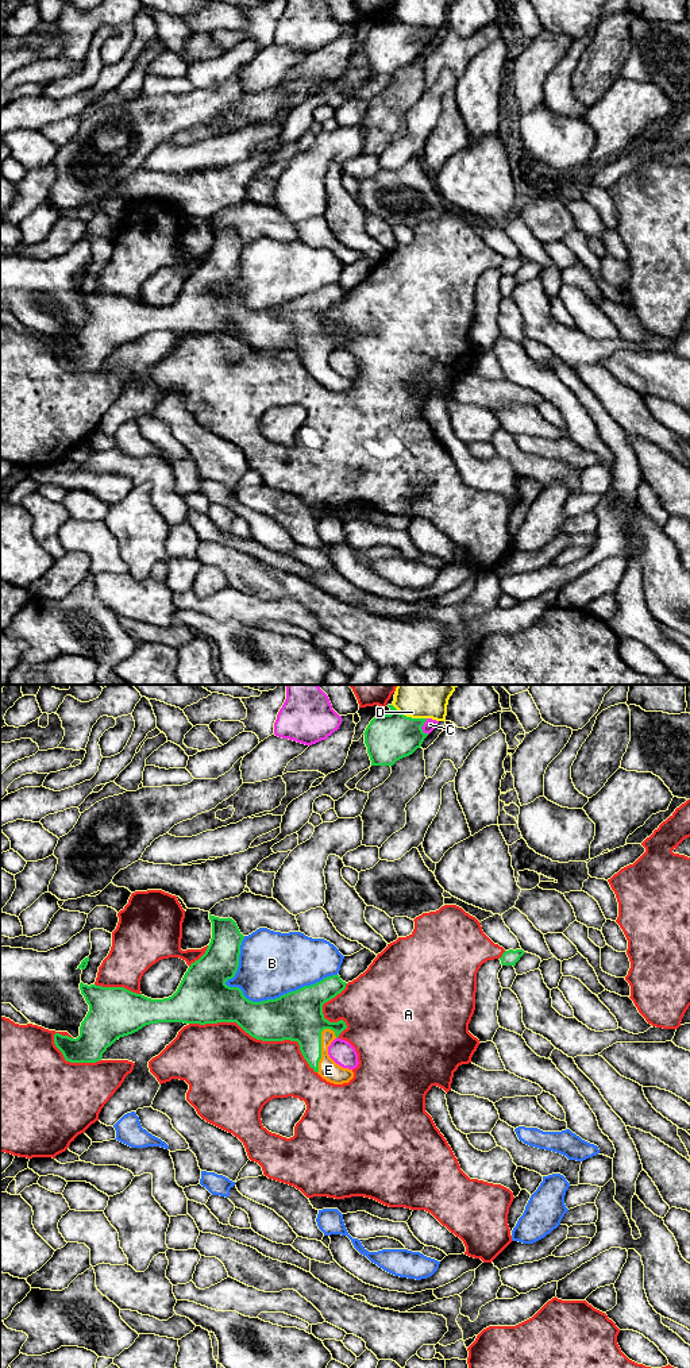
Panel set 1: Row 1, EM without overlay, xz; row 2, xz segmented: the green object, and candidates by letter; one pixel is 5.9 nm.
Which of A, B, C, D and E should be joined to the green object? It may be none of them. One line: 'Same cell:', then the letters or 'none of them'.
Same cell: E

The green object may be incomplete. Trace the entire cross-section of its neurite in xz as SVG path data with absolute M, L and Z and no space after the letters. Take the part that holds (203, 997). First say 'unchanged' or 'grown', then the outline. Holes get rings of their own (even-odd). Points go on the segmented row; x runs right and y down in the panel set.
grown; M209 913L212 939L205 953L190 964L177 991L163 999L151 999L132 993L124 987L103 987L80 983L81 994L89 1005L89 1011L80 1026L80 1036L72 1038L59 1033L54 1034L54 1044L70 1063L96 1063L117 1038L132 1034L150 1024L184 1022L184 1024L217 1024L236 1022L251 1037L262 1041L297 1041L300 1051L323 1079L334 1084L348 1083L354 1078L352 1070L336 1064L328 1055L328 1047L347 1029L343 1020L329 1022L324 1018L323 1005L346 989L346 982L339 975L304 986L275 999L253 1002L243 995L239 987L225 984L232 979L239 967L240 945L244 936L232 918L219 918Z

